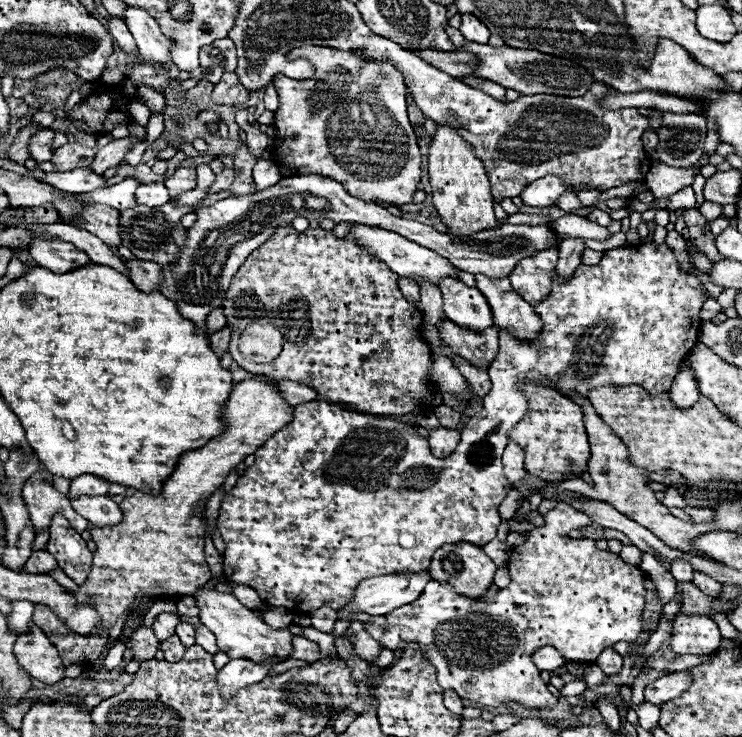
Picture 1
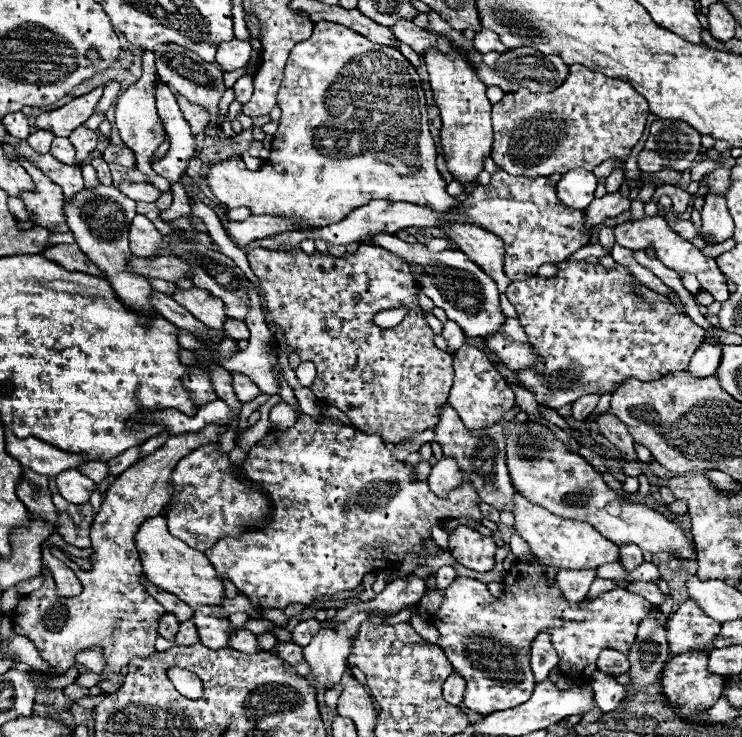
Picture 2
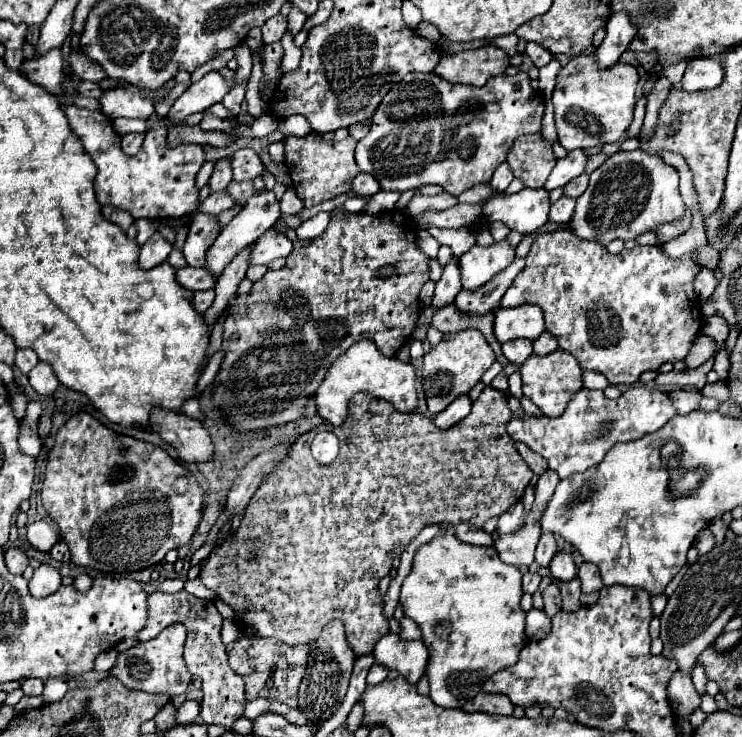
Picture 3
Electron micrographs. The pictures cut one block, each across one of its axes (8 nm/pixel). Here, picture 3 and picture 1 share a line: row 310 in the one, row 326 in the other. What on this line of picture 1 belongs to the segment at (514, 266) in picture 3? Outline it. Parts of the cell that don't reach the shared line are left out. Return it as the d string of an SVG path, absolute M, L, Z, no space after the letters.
M444 278L438 282L444 298L446 316L462 328L474 328L476 332L494 326L492 312L486 298L456 278Z

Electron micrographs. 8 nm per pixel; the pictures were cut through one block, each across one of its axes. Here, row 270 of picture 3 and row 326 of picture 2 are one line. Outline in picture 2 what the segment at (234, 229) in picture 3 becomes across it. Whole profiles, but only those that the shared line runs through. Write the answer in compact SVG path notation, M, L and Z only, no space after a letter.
M190 288L190 290L176 290L172 298L184 306L188 312L192 312L200 322L204 322L208 328L222 330L222 324L226 320L224 304L216 296L210 296L210 292L202 288Z

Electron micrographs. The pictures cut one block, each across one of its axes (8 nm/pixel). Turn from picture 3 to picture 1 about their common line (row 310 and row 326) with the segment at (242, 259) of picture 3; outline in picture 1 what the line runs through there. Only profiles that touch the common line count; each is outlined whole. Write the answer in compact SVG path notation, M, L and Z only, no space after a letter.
M216 308L216 310L212 310L208 316L206 316L206 328L210 328L212 332L214 330L220 330L220 328L224 328L226 326L226 318L224 318L224 314L222 314L222 308Z

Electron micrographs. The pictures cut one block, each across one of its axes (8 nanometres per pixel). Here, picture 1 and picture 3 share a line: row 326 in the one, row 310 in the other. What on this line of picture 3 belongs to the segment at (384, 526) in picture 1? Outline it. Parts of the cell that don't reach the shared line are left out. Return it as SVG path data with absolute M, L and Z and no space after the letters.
M562 228L556 232L548 232L548 234L538 234L536 242L530 248L530 254L526 256L526 268L514 278L512 286L508 288L508 292L504 294L504 298L500 300L500 308L514 308L514 306L522 306L522 304L536 304L542 308L544 318L546 318L546 330L558 340L558 346L570 354L574 354L582 366L582 370L596 370L600 374L604 374L608 378L608 382L612 386L630 386L634 384L642 372L646 370L658 370L662 364L666 362L678 362L682 358L686 358L688 350L692 348L692 342L696 340L696 334L700 332L702 326L702 314L700 314L700 300L694 292L694 278L698 274L698 270L702 270L702 264L696 258L698 250L692 250L680 258L670 258L668 254L662 252L662 246L634 246L632 250L622 250L620 254L610 254L604 246L600 246L598 242L590 242L590 240L582 240L576 234L572 234L572 230Z

